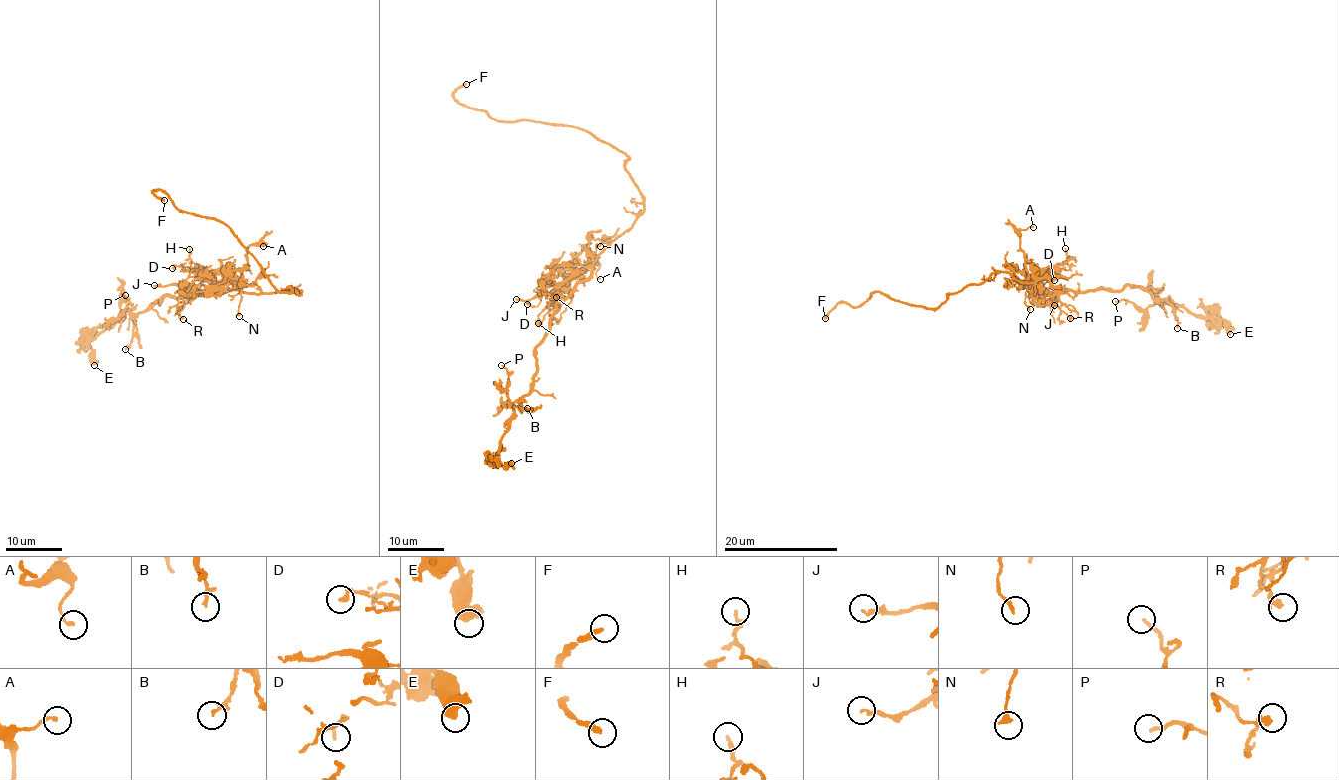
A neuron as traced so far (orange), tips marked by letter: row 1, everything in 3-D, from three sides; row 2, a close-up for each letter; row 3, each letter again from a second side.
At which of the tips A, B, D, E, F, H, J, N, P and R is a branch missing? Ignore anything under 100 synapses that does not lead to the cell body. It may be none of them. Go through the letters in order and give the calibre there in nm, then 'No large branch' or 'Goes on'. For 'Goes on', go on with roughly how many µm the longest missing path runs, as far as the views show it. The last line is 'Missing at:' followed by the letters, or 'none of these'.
A: Thickness 160 nm. No large branch
B: Thickness 120 nm. No large branch
D: Thickness 220 nm. No large branch
E: Thickness 440 nm. No large branch
F: Thickness 280 nm. Goes on. Missing length about 8 µm
H: Thickness 240 nm. No large branch
J: Thickness 140 nm. No large branch
N: Thickness 220 nm. No large branch
P: Thickness 160 nm. No large branch
R: Thickness 240 nm. No large branch
Missing at: F

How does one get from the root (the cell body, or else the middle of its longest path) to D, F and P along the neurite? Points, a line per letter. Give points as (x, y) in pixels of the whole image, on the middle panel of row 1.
D: (621, 235), (561, 290), (545, 293), (536, 306), (527, 304)
F: (621, 235), (644, 202), (625, 167), (628, 156), (570, 125), (494, 120), (458, 104), (453, 93), (466, 84)
P: (621, 235), (599, 255), (589, 276), (560, 306), (535, 347), (533, 389), (510, 402), (508, 374), (501, 365)

